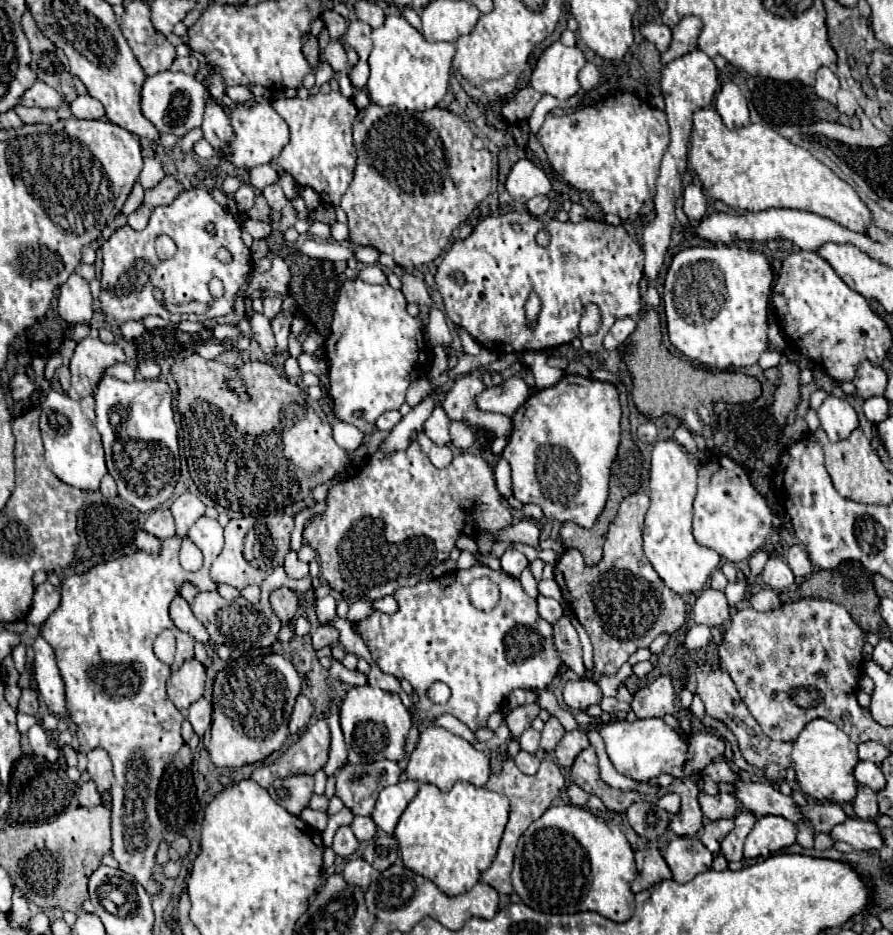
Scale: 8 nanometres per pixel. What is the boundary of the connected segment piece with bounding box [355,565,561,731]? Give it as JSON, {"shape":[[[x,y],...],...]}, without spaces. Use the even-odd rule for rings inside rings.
{"shape":[[[473,565],[471,569],[463,571],[451,571],[439,579],[433,581],[421,581],[413,587],[397,589],[395,599],[399,601],[399,611],[395,615],[385,615],[381,611],[375,611],[371,617],[355,625],[355,633],[361,635],[361,639],[367,643],[373,661],[379,665],[383,673],[395,675],[399,679],[407,679],[415,693],[419,695],[417,707],[417,723],[429,723],[433,717],[439,717],[443,713],[455,715],[461,723],[465,723],[471,731],[477,731],[487,725],[487,719],[491,713],[501,709],[501,703],[505,697],[515,689],[545,689],[553,677],[559,673],[561,657],[553,643],[553,625],[539,617],[537,613],[537,601],[531,599],[519,581],[507,577],[501,571],[493,571],[489,567]],[[477,577],[489,577],[499,585],[501,599],[497,607],[491,611],[479,611],[471,605],[467,595],[467,585]],[[443,681],[451,689],[451,697],[445,705],[437,705],[427,697],[427,689],[435,683]]]}

